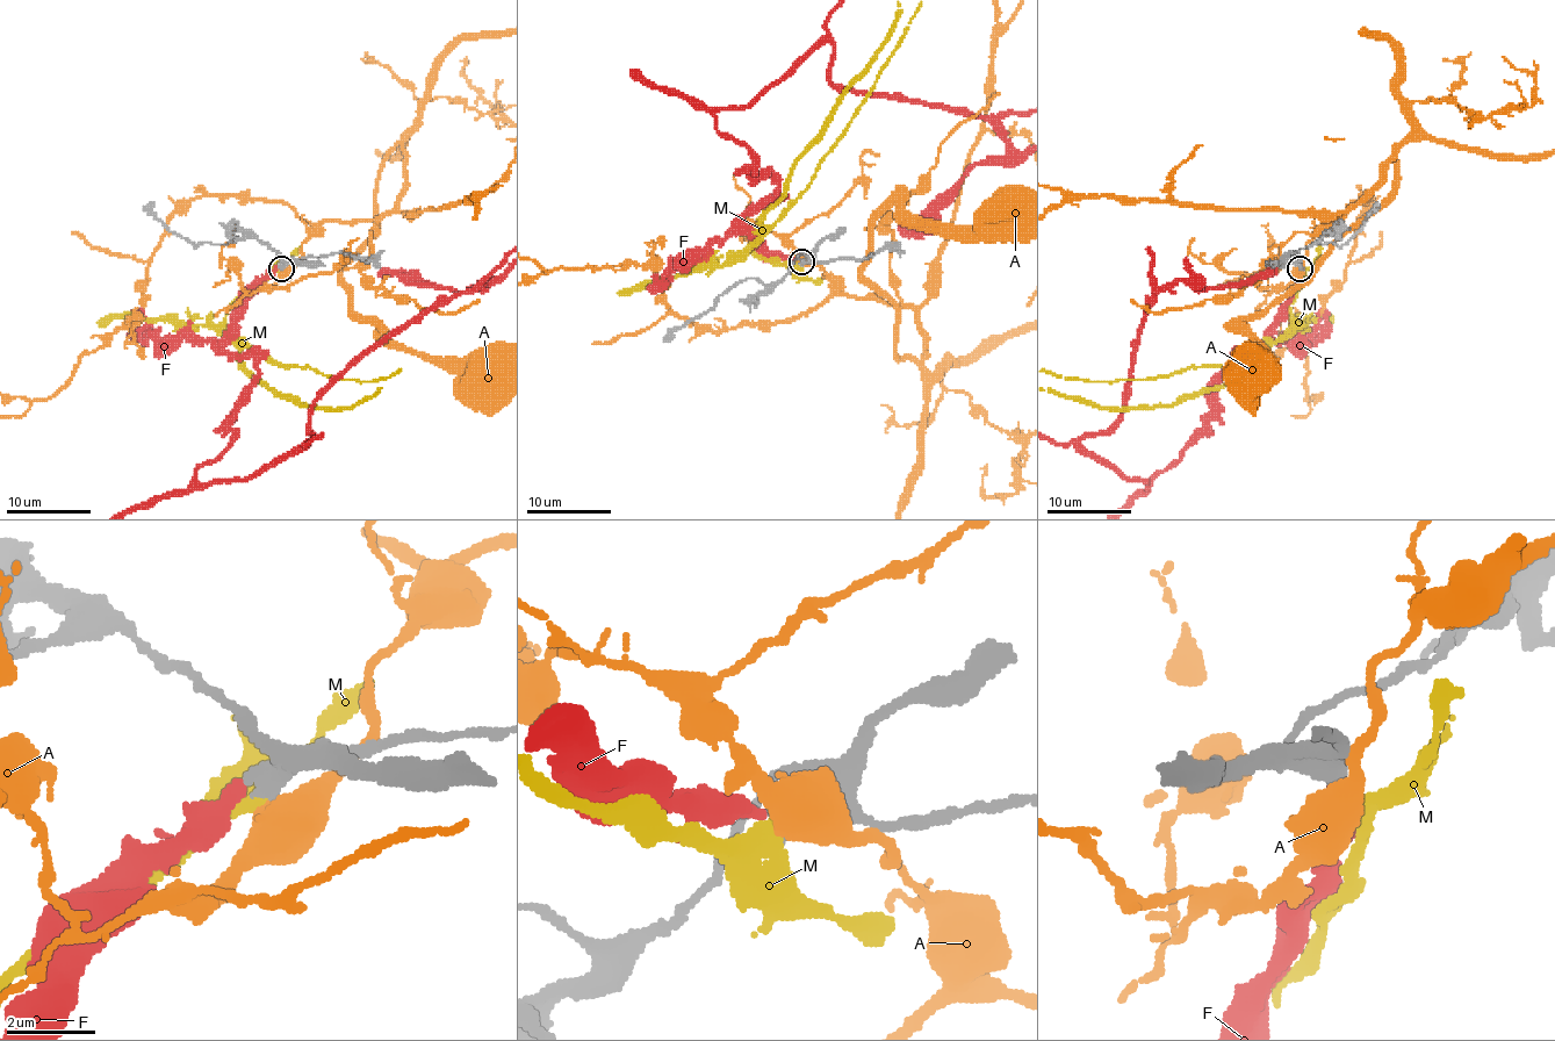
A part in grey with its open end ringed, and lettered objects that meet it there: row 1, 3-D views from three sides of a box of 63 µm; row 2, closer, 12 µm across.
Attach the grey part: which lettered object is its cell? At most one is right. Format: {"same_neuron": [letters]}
{"same_neuron": ["M"]}

